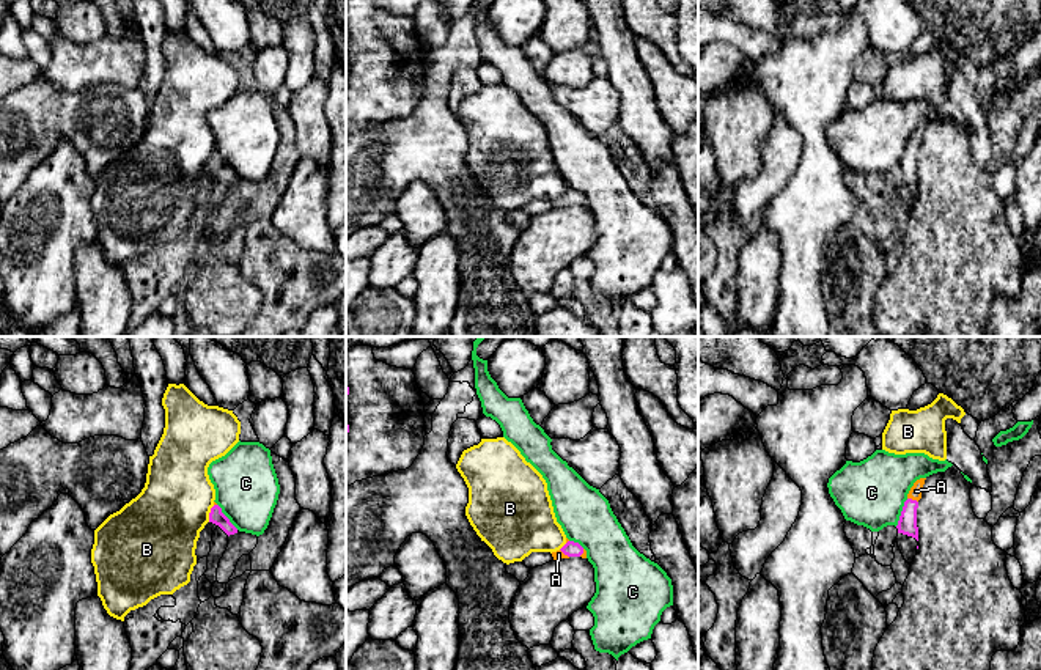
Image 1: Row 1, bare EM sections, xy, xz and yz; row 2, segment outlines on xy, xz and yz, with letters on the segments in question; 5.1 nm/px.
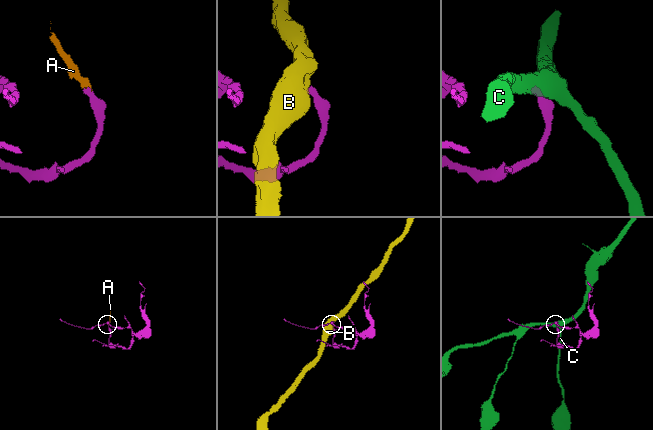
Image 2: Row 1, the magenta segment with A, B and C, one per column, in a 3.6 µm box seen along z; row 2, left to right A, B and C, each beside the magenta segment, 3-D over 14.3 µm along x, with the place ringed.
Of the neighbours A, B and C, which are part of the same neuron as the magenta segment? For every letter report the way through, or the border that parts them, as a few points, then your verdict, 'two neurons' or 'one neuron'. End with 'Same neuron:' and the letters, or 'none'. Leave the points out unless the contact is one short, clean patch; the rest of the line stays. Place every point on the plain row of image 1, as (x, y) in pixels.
A: runs through yz (908, 169), (911, 147), (915, 139); one neuron
B: border along xy (214, 153), (208, 169); two neurons
C: border along yz (908, 147), (895, 173); two neurons
Same neuron: A

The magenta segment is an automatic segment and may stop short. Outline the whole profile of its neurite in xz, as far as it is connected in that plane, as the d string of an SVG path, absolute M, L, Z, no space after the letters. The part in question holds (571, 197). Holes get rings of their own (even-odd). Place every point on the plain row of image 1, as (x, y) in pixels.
M566 186L566 192L560 198L552 200L552 204L554 208L569 206L569 204L587 206L587 198L579 190L569 189Z

